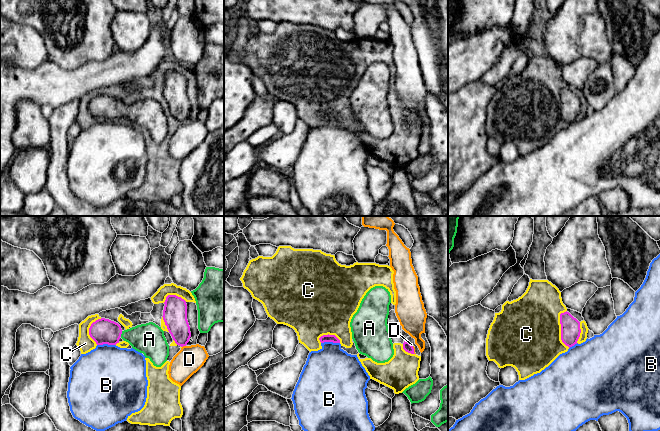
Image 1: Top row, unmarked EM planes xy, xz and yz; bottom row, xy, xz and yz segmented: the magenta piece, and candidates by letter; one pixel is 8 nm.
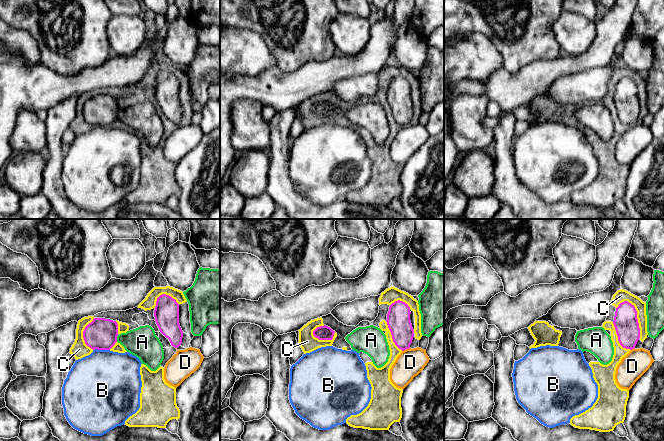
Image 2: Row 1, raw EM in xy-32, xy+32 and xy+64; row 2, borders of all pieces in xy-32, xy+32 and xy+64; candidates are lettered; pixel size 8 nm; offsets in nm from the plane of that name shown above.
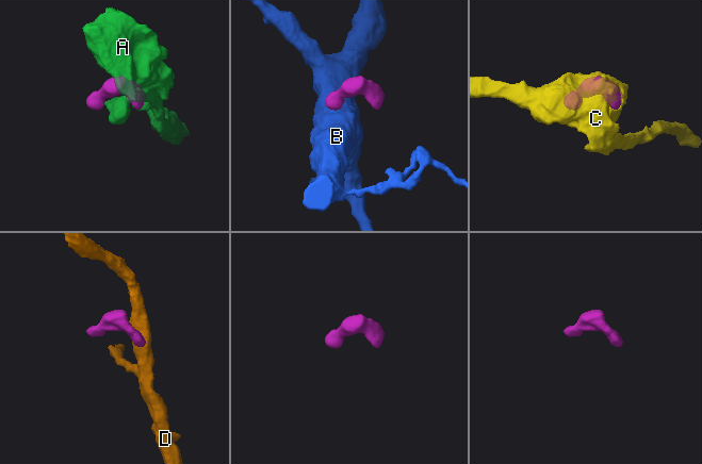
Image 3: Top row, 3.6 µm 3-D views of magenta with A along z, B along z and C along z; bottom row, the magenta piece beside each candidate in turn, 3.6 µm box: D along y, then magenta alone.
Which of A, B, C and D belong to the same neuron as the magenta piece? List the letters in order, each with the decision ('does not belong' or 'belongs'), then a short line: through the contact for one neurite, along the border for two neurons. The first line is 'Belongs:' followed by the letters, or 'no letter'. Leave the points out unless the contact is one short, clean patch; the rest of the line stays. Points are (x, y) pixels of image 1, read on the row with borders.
Belongs: A
A: belongs | xy (103, 331), (121, 333), (149, 339)
B: does not belong | xy (115, 344), (97, 345)
C: does not belong
D: does not belong | xy (185, 345), (182, 347)

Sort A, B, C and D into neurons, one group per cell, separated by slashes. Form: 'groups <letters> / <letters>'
groups A / B / C / D

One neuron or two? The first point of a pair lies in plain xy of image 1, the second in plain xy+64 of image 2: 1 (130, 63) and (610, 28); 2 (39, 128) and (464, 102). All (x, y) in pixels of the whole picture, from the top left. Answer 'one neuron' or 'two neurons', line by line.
1: one neuron
2: one neuron

